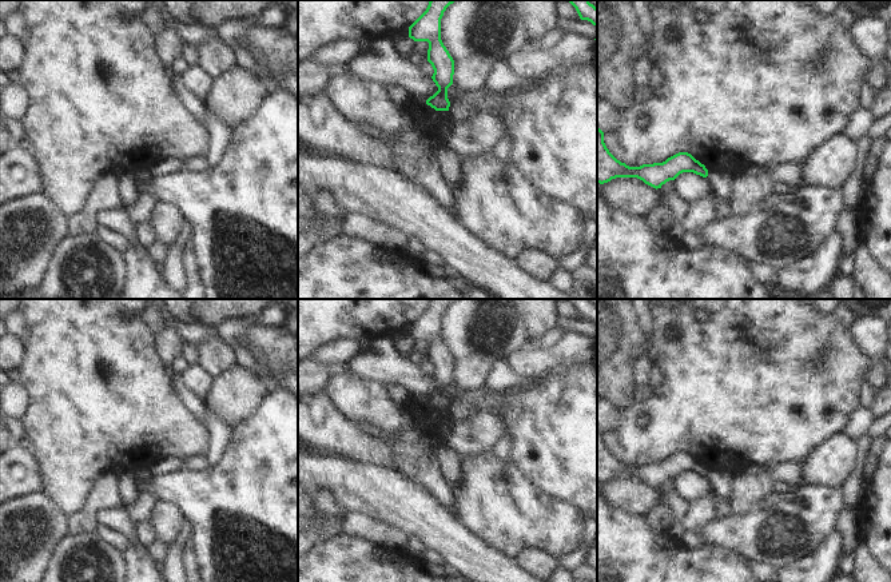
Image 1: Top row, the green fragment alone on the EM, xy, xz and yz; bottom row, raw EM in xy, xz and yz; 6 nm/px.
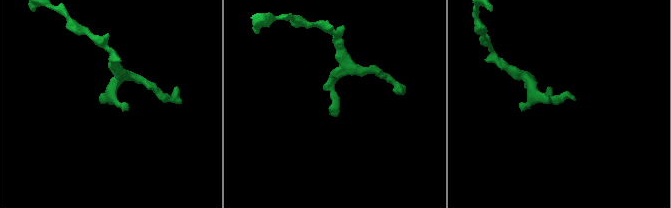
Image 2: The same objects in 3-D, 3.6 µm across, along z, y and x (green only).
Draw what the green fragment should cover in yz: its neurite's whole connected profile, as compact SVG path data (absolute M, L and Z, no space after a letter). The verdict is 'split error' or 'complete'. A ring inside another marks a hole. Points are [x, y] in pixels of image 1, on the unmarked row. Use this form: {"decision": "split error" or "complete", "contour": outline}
{"decision": "complete", "contour": "M597 426L597 482L604 483L616 477L637 477L657 489L683 471L708 475L705 465L688 451L679 451L663 462L629 466L609 451L604 442L604 431Z"}

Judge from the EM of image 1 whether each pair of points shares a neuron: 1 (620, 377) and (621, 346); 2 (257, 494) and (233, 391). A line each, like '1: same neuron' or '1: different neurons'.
1: same neuron
2: different neurons

